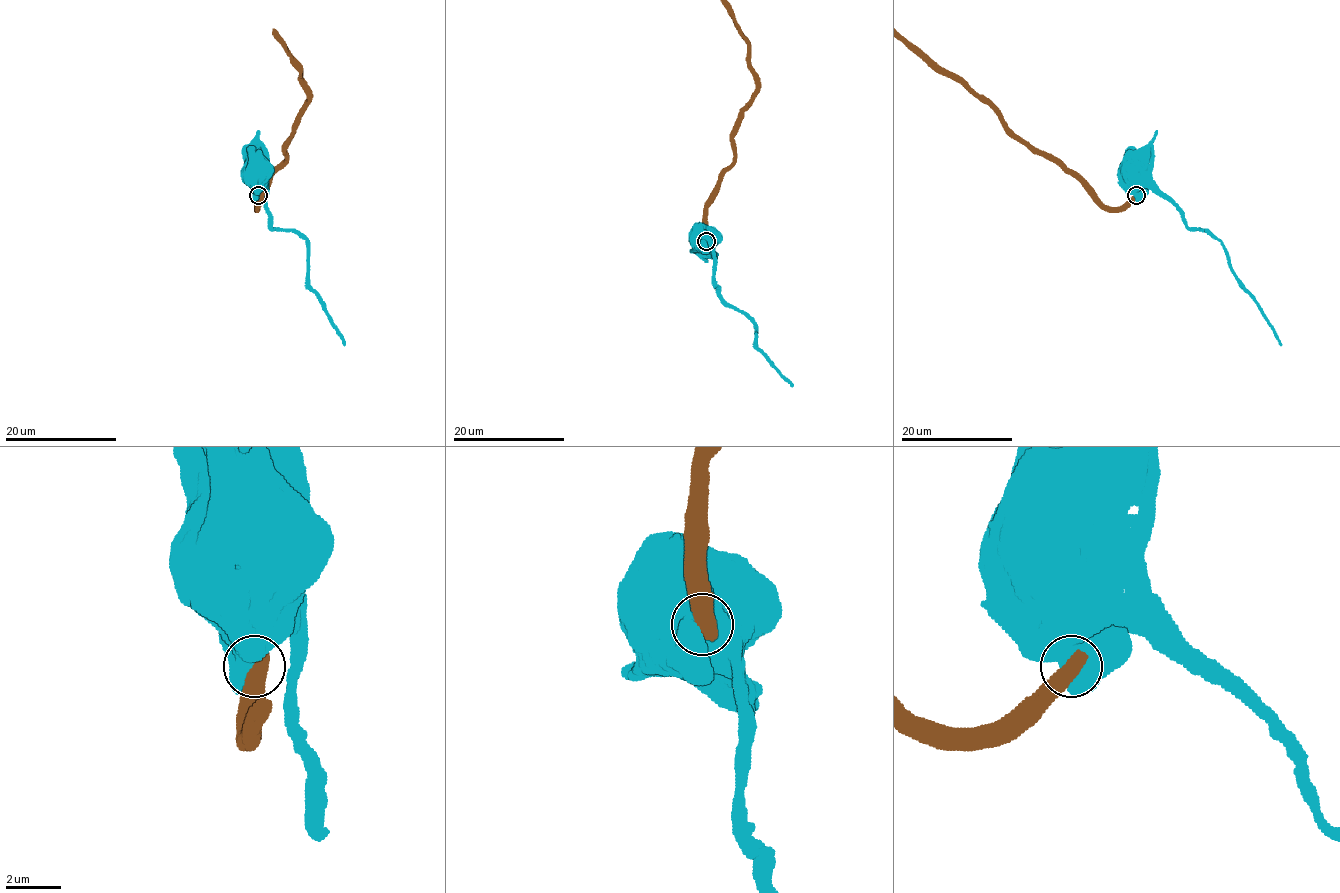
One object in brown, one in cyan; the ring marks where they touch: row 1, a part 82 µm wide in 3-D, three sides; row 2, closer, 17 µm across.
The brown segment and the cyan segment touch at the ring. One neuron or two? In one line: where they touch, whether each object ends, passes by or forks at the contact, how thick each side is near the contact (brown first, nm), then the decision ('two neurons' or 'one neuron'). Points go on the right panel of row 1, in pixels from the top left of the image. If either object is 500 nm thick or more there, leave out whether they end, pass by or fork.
(1136, 195) | 650/1000 nm | two neurons

